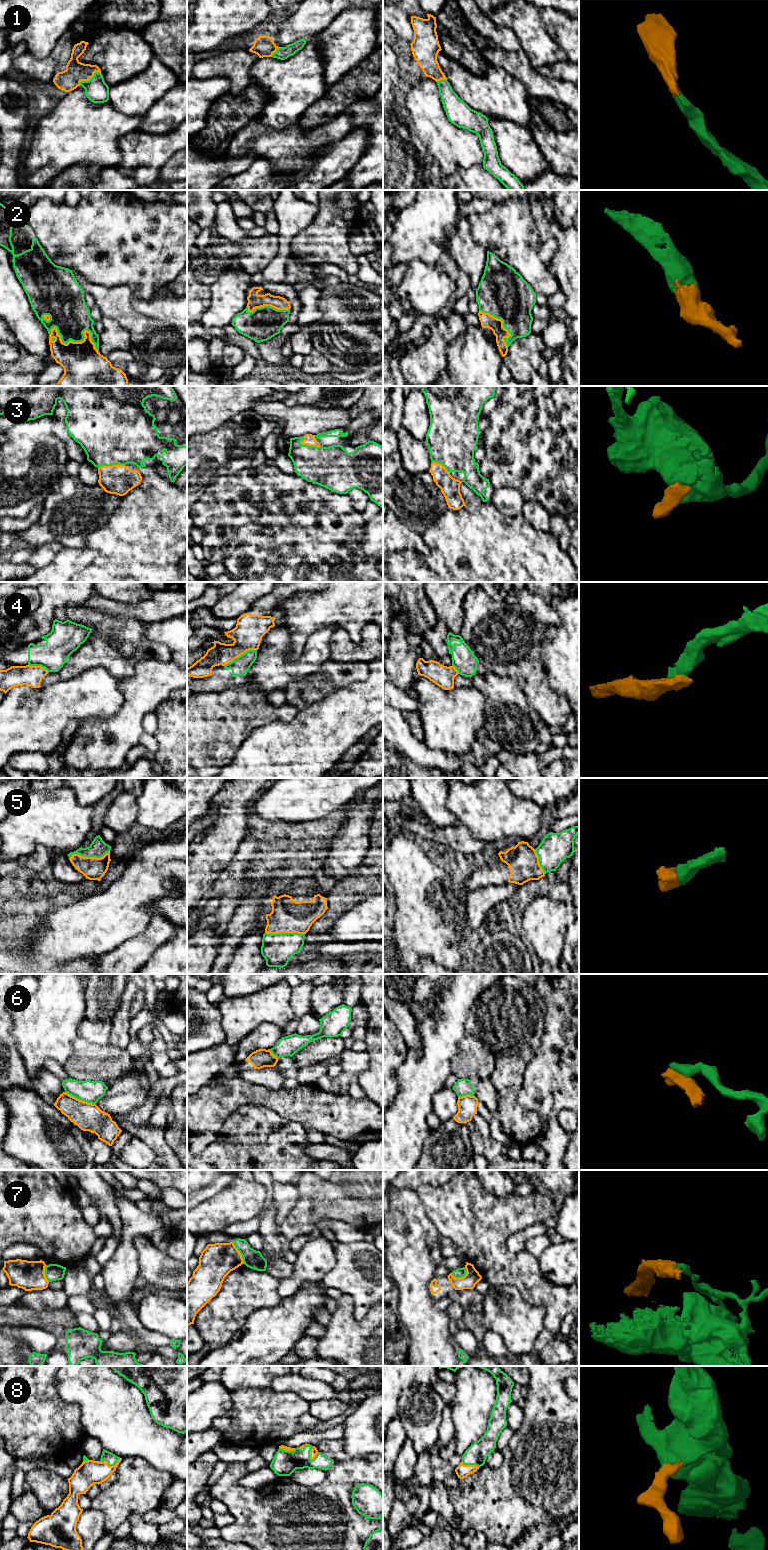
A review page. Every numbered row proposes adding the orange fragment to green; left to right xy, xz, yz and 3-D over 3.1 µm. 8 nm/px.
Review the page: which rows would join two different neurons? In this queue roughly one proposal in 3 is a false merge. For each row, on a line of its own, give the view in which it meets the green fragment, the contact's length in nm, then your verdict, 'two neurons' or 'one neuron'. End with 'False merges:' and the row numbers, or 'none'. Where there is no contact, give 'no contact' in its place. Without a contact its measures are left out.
1: xy | 220 nm | one neuron
2: xy | 440 nm | one neuron
3: xz | 180 nm | one neuron
4: xz | 300 nm | two neurons
5: xy | 340 nm | one neuron
6: xy | 260 nm | two neurons
7: xz | 200 nm | two neurons
8: xy | 190 nm | one neuron
False merges: 4, 6, 7

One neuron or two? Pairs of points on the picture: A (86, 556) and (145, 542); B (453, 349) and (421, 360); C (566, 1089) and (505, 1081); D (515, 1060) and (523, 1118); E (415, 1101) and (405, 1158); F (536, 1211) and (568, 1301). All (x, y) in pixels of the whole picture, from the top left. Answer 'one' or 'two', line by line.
A: two
B: two
C: two
D: one
E: one
F: one

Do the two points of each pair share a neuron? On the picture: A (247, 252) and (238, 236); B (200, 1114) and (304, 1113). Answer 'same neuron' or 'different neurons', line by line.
A: different neurons
B: same neuron

